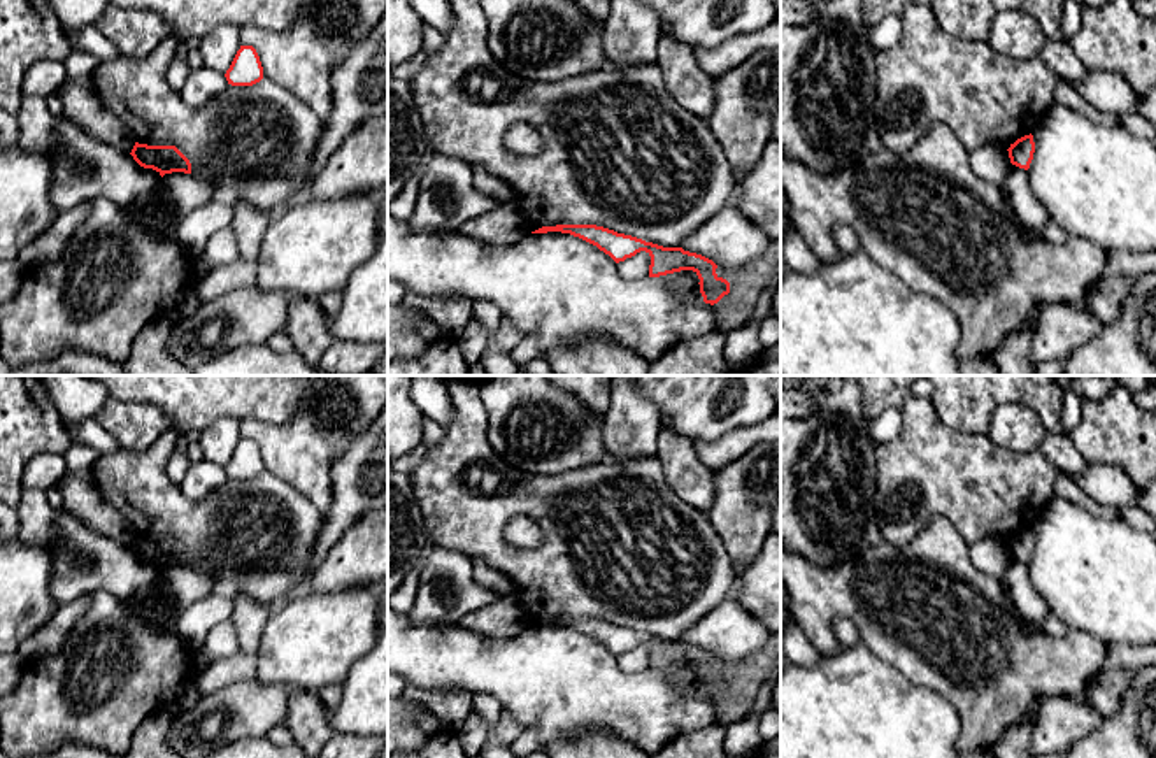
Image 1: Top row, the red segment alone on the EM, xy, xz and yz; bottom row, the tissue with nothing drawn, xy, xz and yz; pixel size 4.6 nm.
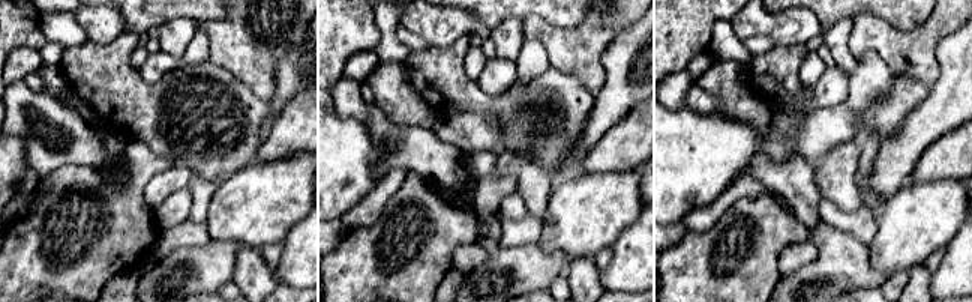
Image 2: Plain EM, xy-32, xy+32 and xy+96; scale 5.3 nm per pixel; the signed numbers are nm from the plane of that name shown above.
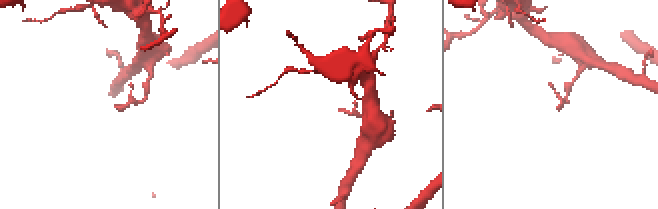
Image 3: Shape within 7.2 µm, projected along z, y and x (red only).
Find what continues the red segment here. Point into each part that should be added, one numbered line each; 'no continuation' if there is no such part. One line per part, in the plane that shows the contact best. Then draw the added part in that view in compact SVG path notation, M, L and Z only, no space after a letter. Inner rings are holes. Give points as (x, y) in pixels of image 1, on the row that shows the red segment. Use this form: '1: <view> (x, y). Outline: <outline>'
no continuation

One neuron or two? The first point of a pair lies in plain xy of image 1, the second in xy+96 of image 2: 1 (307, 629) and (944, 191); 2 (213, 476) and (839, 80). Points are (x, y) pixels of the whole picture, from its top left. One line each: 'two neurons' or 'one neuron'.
1: one neuron
2: one neuron

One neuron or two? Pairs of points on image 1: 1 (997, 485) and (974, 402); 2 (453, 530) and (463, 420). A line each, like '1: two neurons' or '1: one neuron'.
1: two neurons
2: one neuron

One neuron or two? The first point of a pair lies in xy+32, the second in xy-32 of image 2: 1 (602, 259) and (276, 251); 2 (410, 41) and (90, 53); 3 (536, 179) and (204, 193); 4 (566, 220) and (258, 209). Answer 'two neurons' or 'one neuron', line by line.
1: one neuron
2: two neurons
3: one neuron
4: one neuron

